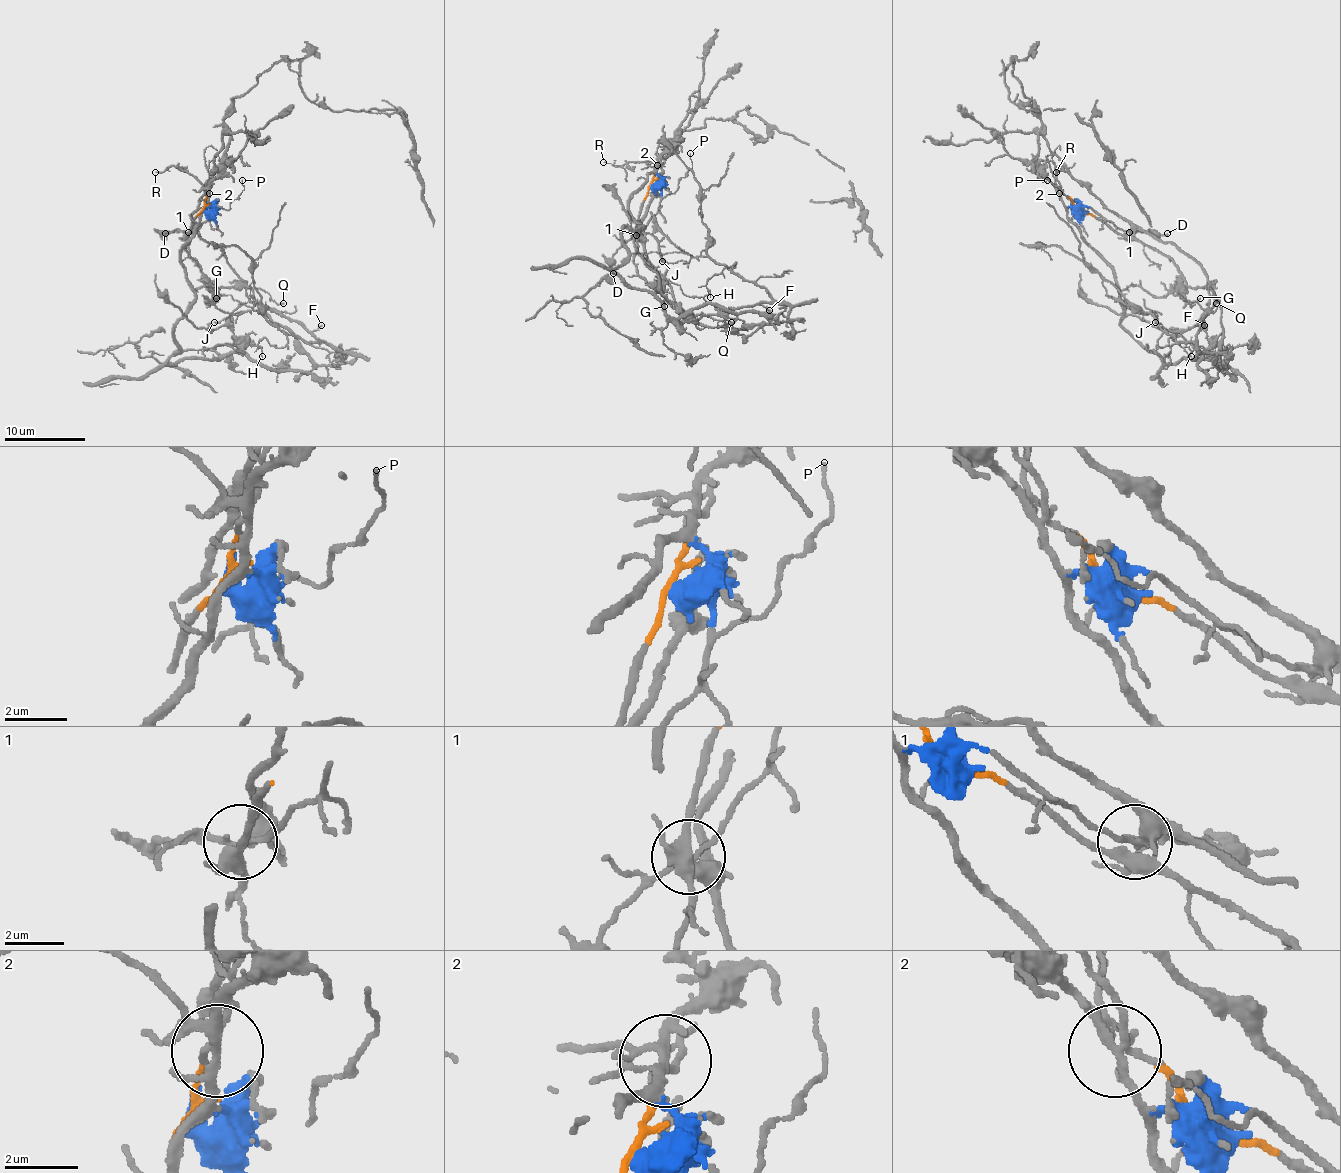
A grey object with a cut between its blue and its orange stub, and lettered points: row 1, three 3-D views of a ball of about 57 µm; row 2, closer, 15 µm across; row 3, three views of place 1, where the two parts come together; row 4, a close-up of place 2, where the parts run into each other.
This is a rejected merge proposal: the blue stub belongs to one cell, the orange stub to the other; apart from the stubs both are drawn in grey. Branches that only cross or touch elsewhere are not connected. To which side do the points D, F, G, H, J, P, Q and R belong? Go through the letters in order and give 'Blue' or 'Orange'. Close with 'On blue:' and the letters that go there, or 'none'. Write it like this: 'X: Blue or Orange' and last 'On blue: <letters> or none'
D: Blue
F: Orange
G: Blue
H: Orange
J: Orange
P: Blue
Q: Orange
R: Blue
On blue: D, G, P, R

